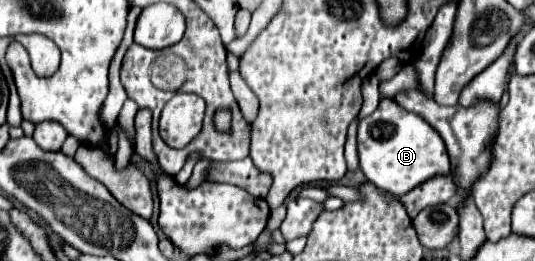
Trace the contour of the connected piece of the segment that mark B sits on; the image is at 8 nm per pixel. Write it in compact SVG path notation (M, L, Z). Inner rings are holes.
M382 99L378 109L358 123L358 157L366 179L394 195L404 195L426 179L450 171L442 137L420 115L400 109L392 99Z

